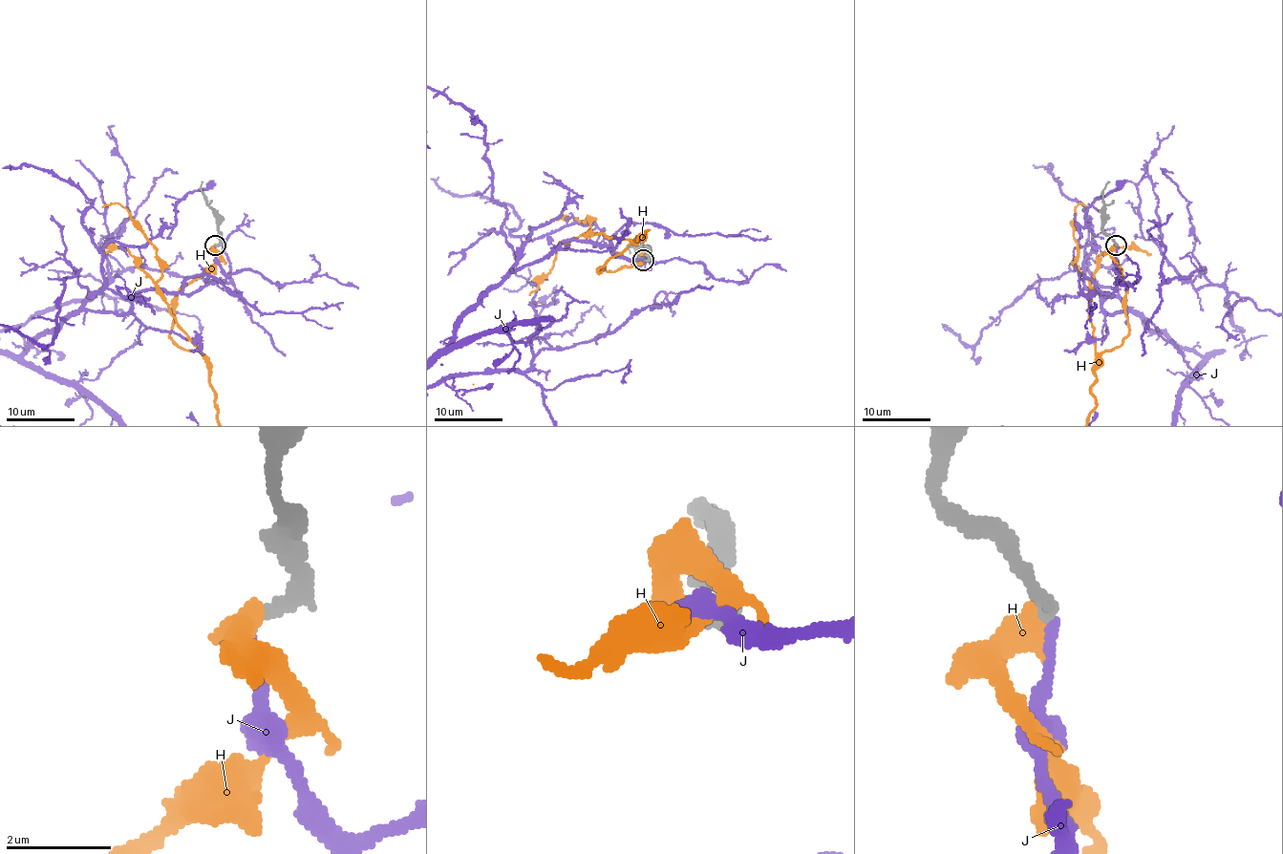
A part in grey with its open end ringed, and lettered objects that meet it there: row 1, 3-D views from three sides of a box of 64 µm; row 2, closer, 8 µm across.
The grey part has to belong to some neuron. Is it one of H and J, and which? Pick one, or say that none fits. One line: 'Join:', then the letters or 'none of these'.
Join: H

